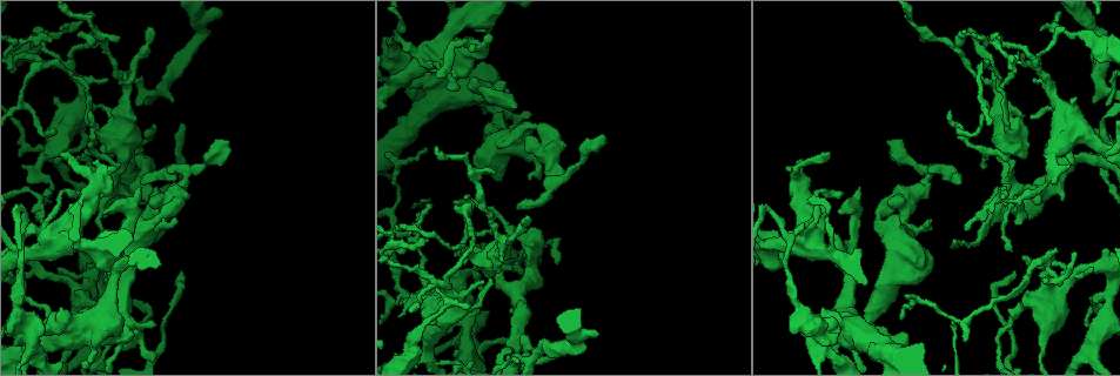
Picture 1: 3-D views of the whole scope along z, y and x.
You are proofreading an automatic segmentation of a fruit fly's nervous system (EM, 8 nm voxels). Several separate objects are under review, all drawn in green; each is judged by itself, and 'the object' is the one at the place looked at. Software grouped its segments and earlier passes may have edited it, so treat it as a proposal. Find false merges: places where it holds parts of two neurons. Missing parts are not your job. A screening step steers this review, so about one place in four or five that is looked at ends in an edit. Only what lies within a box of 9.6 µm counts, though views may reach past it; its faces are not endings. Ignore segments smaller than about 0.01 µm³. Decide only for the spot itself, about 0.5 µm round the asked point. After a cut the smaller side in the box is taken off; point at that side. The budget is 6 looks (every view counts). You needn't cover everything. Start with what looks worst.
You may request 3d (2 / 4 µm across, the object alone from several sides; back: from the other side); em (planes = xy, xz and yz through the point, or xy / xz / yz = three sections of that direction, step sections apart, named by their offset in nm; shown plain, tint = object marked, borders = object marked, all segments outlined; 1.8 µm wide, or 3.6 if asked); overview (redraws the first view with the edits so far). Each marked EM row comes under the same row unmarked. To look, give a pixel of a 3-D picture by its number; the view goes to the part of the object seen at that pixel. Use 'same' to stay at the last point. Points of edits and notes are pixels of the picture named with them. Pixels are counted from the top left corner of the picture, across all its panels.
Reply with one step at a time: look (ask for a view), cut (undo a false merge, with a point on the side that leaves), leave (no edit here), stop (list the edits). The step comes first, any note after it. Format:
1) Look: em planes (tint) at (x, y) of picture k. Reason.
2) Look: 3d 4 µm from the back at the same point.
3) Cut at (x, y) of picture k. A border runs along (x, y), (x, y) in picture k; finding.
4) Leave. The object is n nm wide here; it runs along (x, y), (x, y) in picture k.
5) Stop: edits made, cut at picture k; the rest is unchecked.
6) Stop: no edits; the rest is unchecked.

Look: em planes (tint) at (471, 18) of picture 1. Sharp bend.

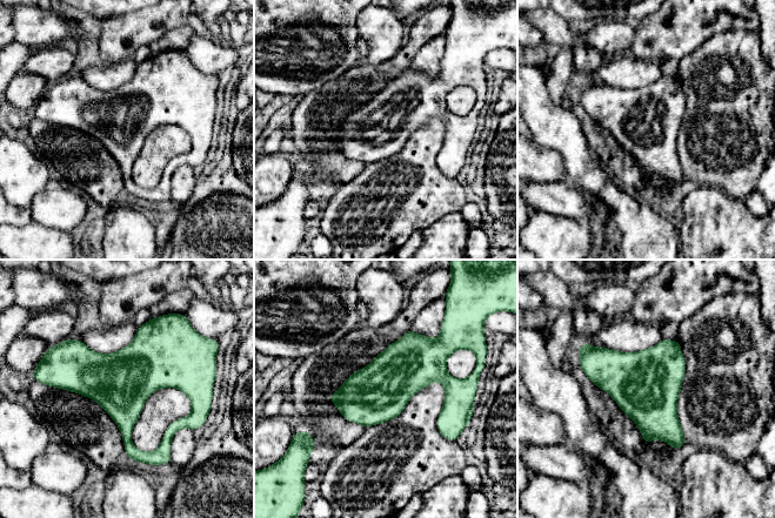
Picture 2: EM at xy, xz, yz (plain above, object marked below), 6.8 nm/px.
Leave. Continuous, no second neuron.

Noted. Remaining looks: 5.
Look: em 3.6 µm planes (tint) at (930, 174) of picture 1. Abrupt turn.

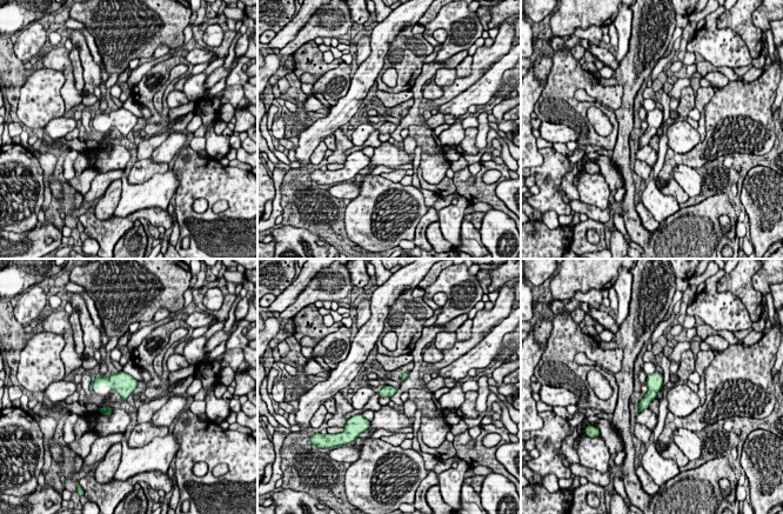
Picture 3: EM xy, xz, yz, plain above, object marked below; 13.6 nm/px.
Leave. The object is 160 nm wide here; one neuron here.

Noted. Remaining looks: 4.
Look: em planes (tint) at (114, 188) of picture 1. Thick turns thin.

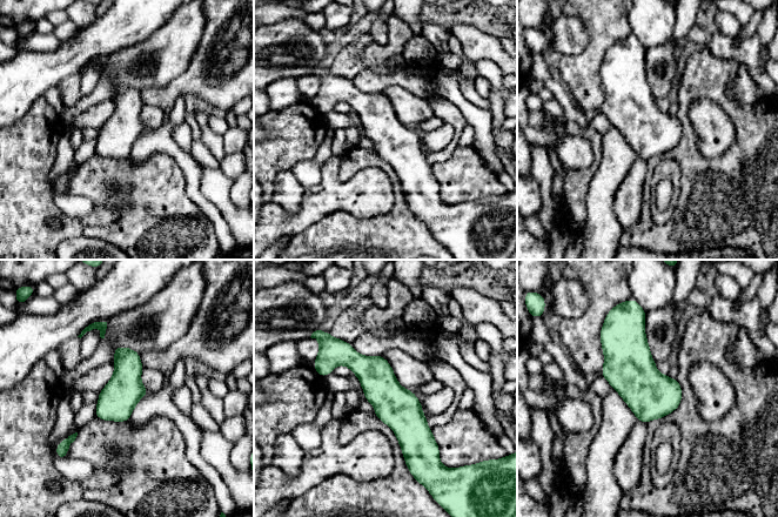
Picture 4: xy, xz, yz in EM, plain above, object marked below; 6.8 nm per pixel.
Leave. It runs along (320, 367), (351, 360), (433, 443) in picture 4; all the same neuron.

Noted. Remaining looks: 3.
Stop: no edits; the rest is unchecked.

